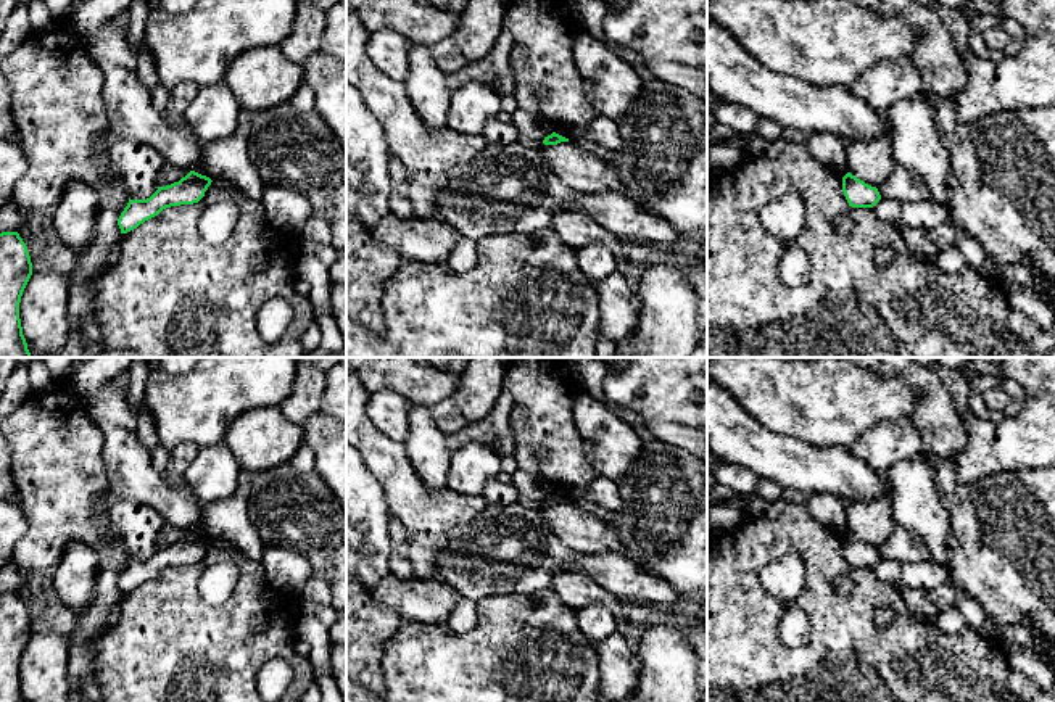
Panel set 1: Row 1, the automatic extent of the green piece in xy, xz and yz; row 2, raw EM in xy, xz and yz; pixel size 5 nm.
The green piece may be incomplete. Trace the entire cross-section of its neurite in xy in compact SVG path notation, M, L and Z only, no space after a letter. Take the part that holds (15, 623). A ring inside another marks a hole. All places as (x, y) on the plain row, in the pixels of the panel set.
M18 593L0 594L0 702L26 702L19 679L23 652L32 636L26 604Z

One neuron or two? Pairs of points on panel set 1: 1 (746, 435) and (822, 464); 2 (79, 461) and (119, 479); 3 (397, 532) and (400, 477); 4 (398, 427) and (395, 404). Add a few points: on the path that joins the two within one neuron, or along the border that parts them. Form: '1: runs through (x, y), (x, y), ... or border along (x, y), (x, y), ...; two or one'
1: runs through (765, 453), (791, 464), (802, 464); one
2: border along (102, 437), (102, 462), (110, 493); two
3: border along (390, 517), (401, 524), (409, 556); two
4: runs through (395, 422), (395, 409); one

